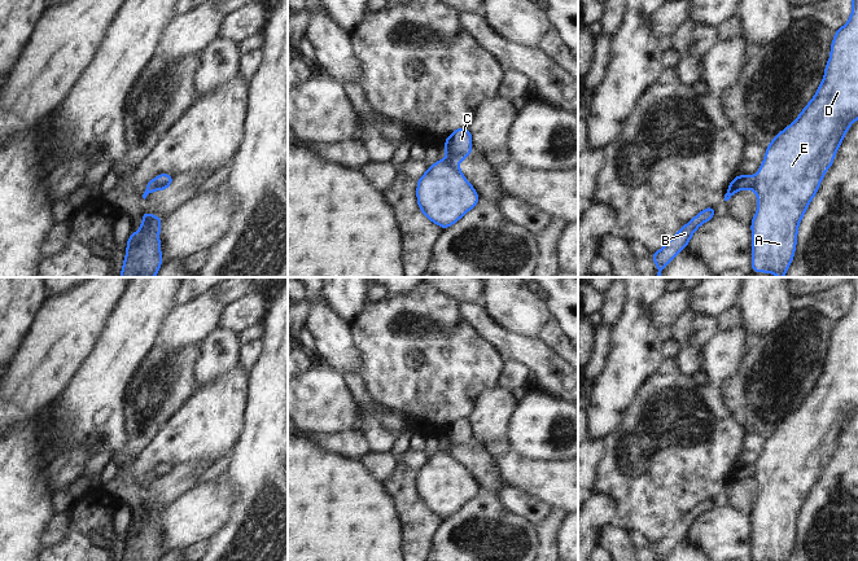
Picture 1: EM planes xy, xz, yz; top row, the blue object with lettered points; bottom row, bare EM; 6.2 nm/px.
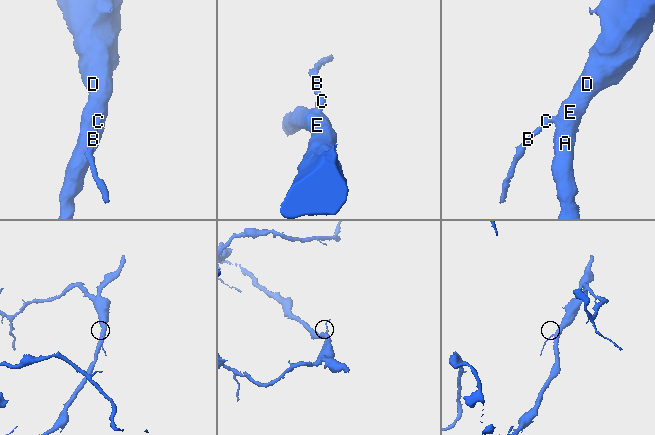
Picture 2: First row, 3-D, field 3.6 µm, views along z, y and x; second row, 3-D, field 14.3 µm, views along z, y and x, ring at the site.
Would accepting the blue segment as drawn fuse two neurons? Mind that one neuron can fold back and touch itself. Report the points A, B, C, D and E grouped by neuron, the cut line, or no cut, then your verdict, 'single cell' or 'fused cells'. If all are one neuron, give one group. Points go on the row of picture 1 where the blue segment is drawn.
A D E / B C | yz (756, 175), (756, 184), (752, 188) | fused cells

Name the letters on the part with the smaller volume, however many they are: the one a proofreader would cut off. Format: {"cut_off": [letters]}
{"cut_off": ["B", "C"]}

